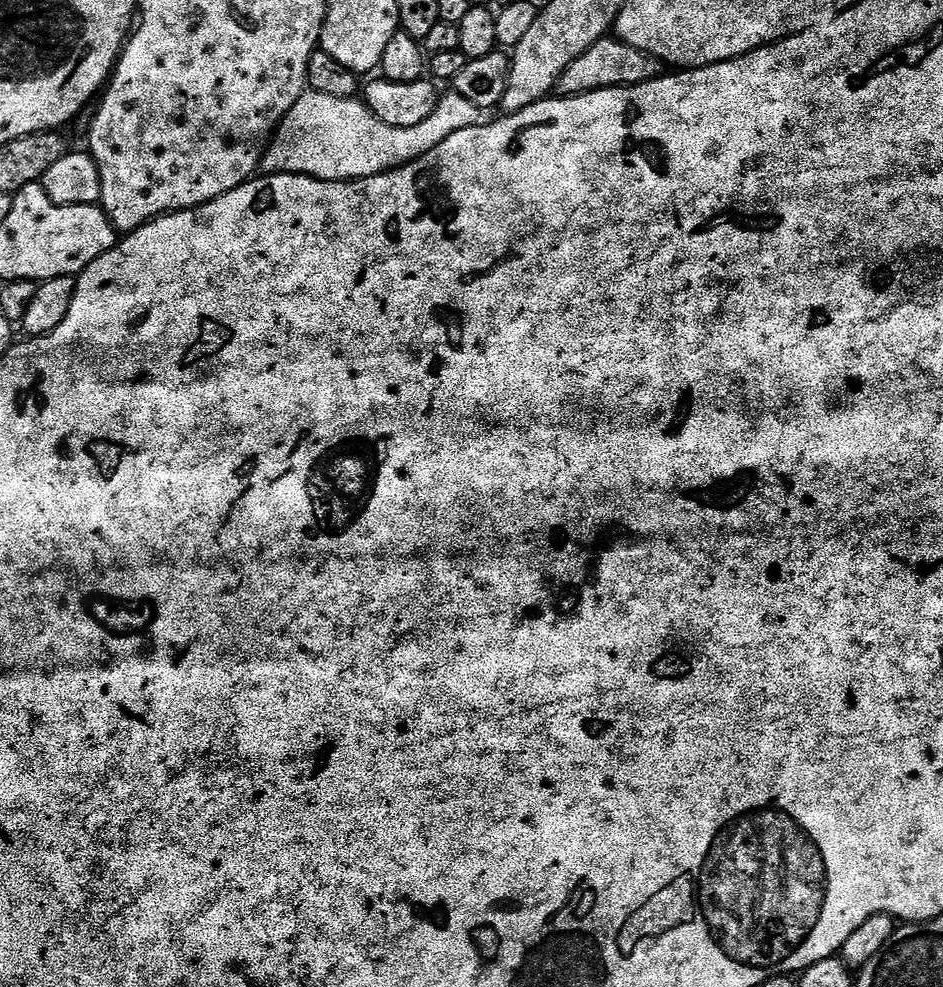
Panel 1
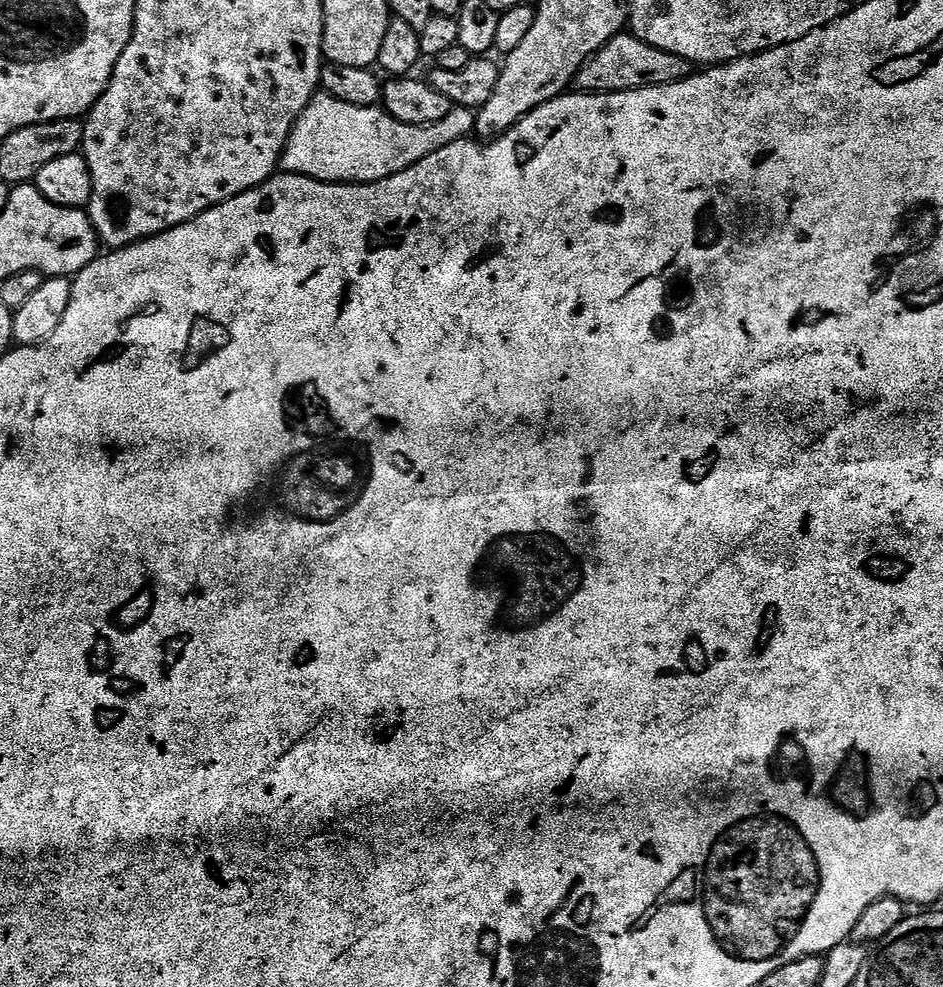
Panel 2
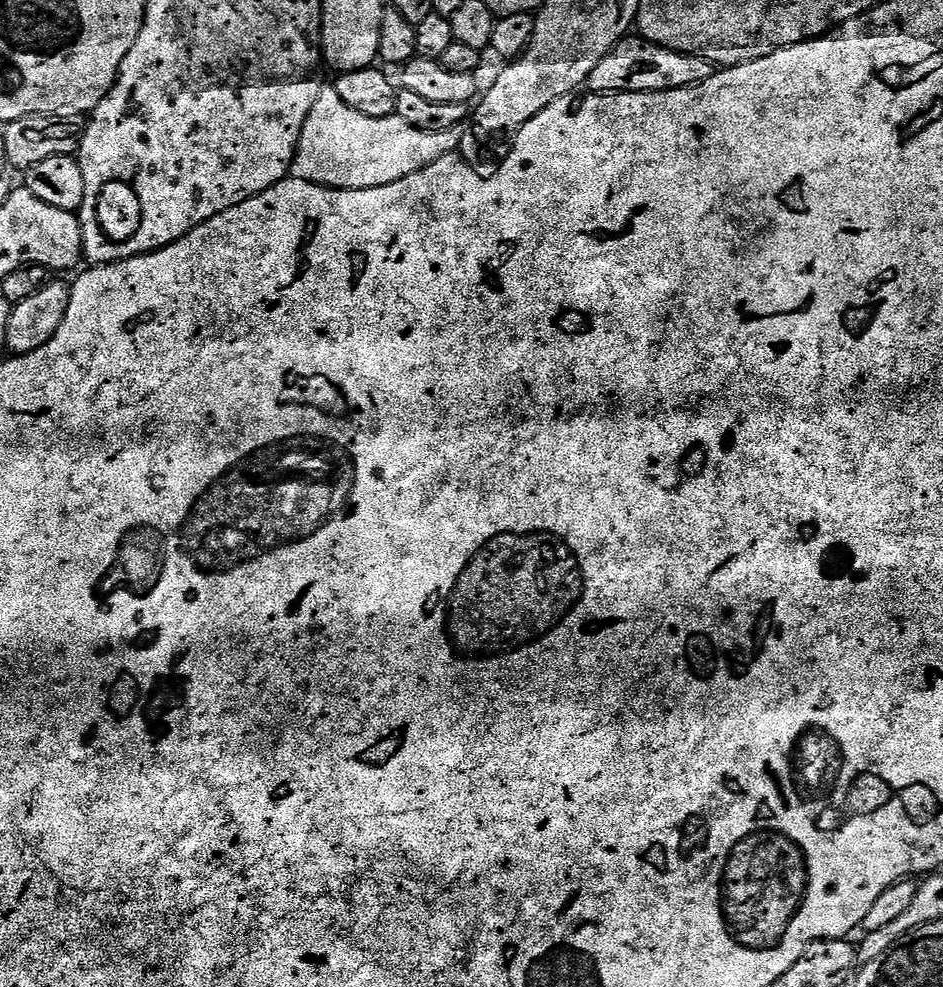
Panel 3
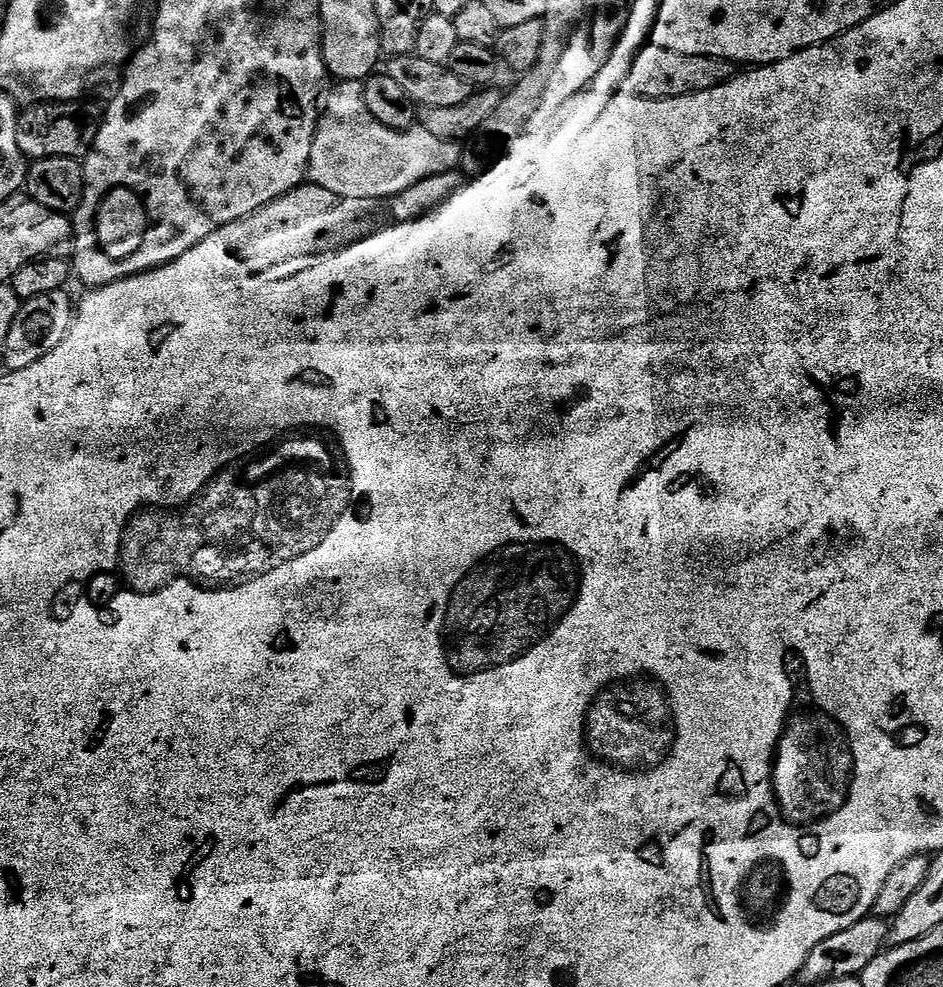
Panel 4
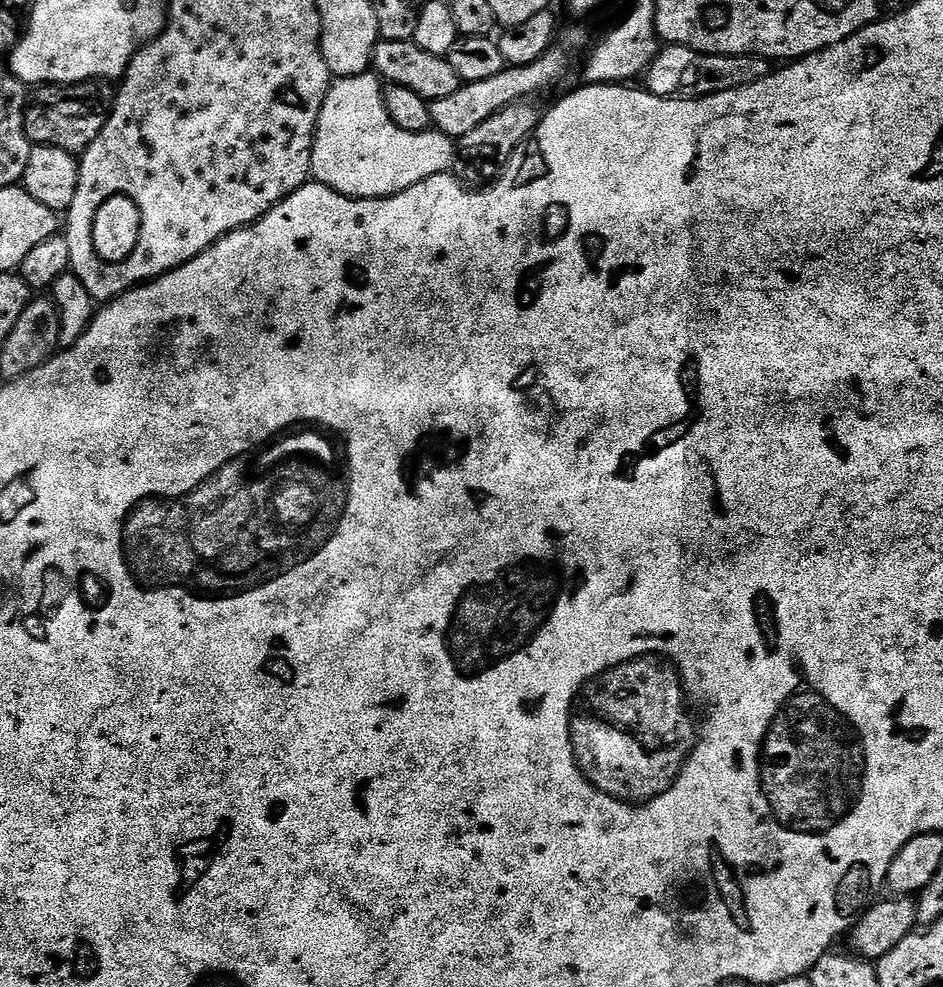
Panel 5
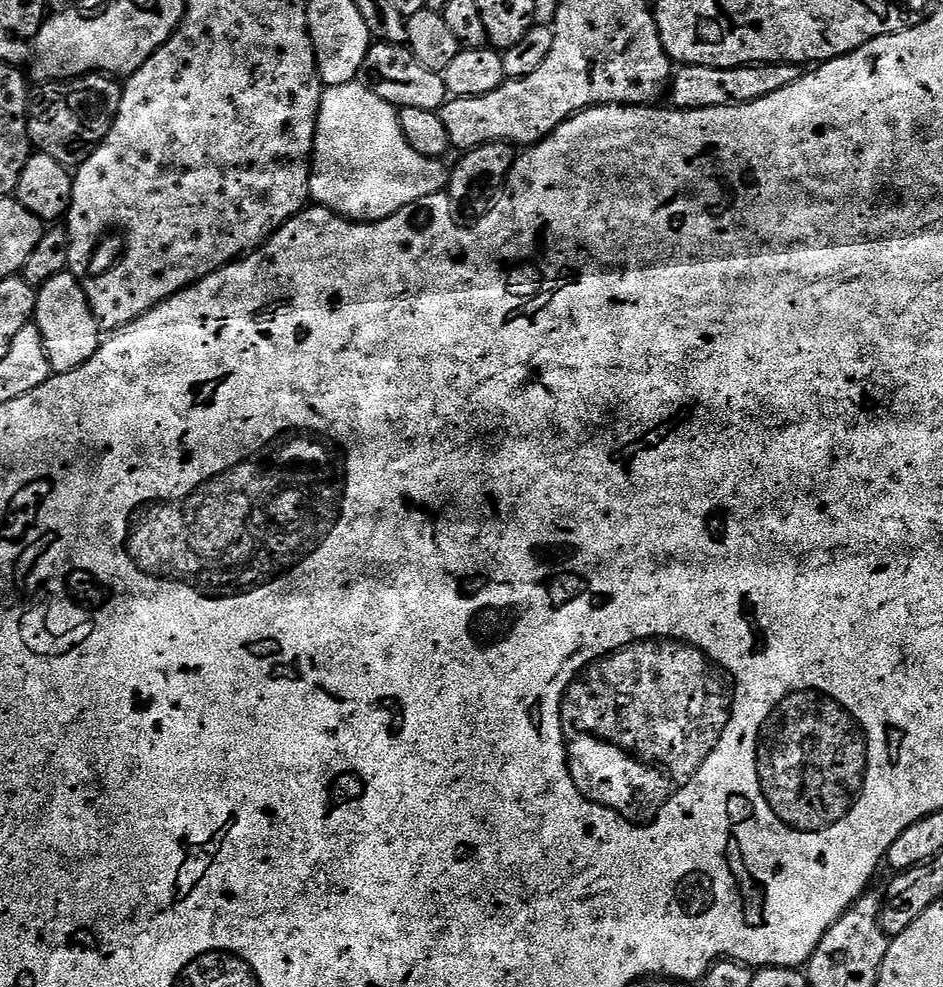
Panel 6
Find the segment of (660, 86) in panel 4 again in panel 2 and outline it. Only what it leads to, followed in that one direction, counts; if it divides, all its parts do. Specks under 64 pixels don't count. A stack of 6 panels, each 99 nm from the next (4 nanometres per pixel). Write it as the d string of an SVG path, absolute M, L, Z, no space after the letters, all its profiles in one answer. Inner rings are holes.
M621 34L610 38L602 50L598 50L584 65L576 71L574 88L577 92L595 94L598 92L625 92L650 86L673 84L693 75L693 65L678 58L666 50L658 50L638 37Z

